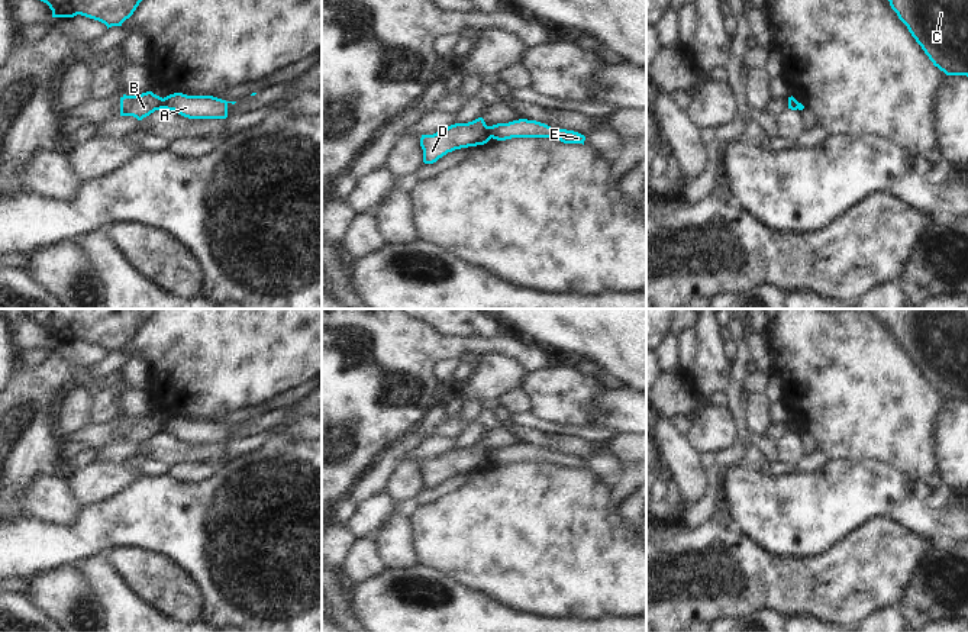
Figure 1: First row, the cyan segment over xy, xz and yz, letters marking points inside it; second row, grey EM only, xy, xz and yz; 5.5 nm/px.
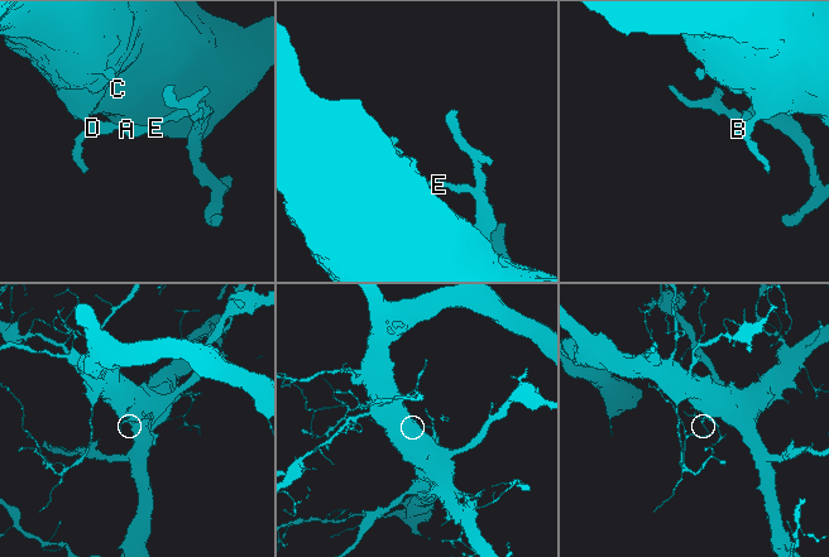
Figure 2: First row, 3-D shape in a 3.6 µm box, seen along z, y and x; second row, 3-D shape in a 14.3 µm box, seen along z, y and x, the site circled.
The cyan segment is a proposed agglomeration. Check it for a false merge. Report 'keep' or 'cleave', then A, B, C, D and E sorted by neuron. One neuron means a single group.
cleave | A E / B C D

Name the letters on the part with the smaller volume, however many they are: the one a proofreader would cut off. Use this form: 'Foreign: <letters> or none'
Foreign: A, E.

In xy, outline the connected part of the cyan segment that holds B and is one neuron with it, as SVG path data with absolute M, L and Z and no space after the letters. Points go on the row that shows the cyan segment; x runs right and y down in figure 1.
M152 91L142 93L139 96L120 97L120 116L133 116L138 120L149 116L155 110L161 110L164 99L154 94Z

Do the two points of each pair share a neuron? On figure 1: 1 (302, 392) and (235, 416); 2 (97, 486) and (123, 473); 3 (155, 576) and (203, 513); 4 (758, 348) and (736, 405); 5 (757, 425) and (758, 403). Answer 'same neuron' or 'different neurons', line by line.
1: same neuron
2: same neuron
3: different neurons
4: same neuron
5: same neuron

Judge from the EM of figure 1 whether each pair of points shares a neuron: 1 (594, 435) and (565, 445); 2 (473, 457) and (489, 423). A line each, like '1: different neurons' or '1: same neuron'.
1: different neurons
2: different neurons

